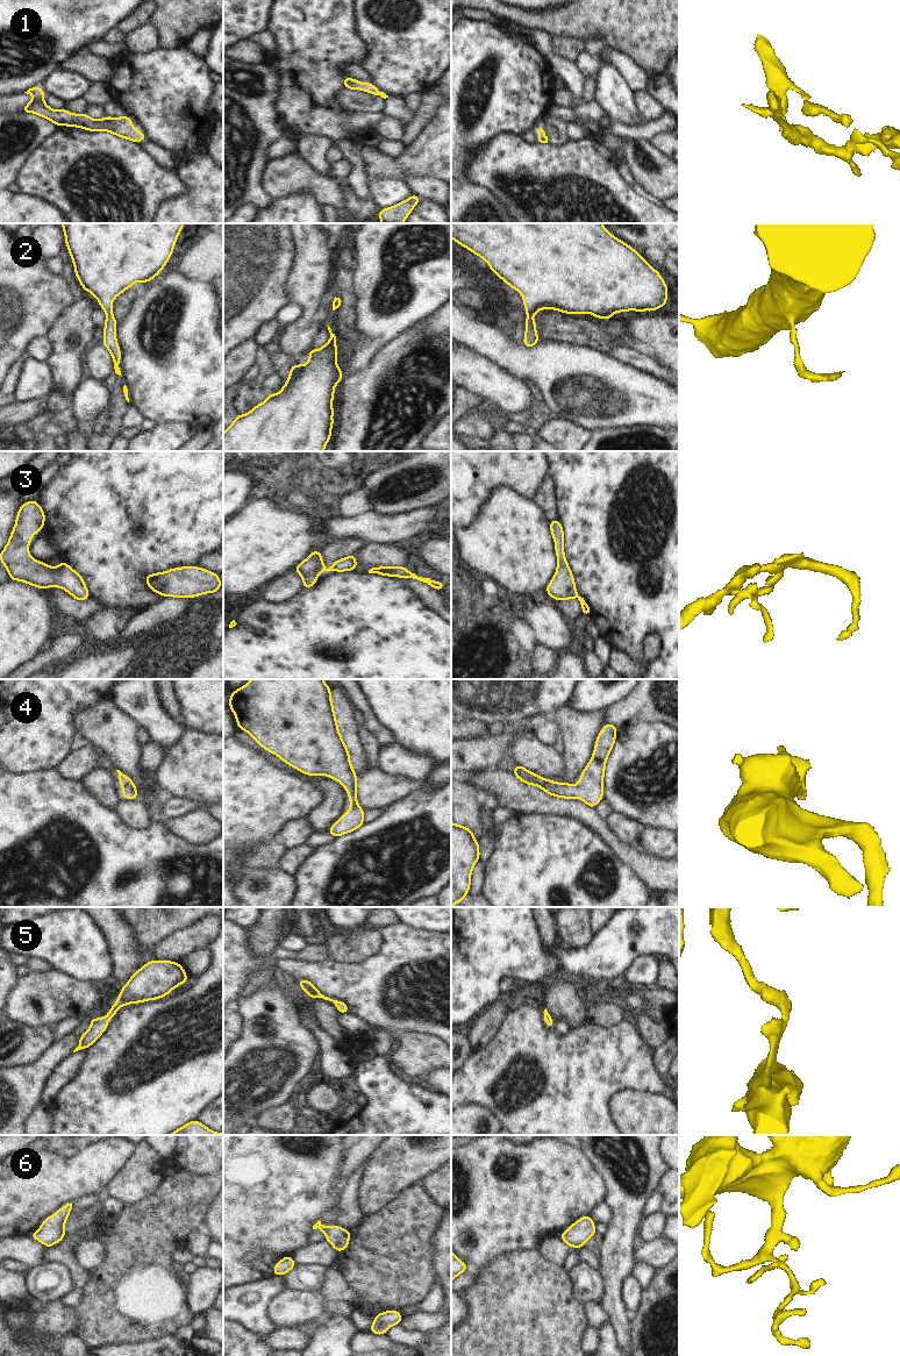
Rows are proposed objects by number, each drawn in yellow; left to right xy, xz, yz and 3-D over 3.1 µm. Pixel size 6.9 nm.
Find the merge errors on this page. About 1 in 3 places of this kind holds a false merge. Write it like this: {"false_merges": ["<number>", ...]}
{"false_merges": []}

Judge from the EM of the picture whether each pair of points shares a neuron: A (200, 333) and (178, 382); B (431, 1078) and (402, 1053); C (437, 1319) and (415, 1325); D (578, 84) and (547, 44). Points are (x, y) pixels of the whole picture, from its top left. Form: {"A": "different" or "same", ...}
{"A": "same", "B": "different", "C": "same", "D": "same"}

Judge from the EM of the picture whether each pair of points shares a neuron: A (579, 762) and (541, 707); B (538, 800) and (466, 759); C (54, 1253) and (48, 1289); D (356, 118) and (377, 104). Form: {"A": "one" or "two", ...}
{"A": "two", "B": "two", "C": "two", "D": "two"}

